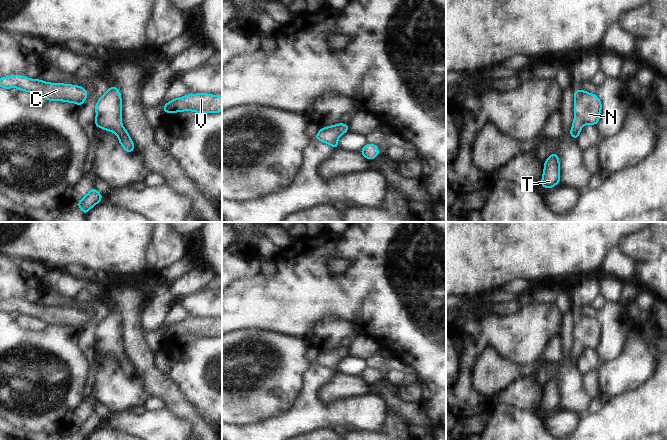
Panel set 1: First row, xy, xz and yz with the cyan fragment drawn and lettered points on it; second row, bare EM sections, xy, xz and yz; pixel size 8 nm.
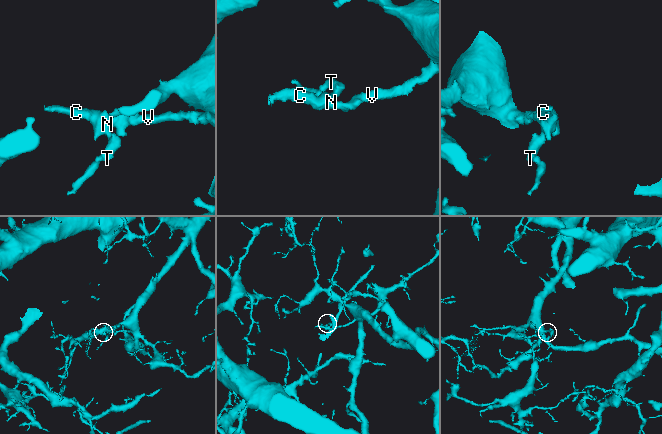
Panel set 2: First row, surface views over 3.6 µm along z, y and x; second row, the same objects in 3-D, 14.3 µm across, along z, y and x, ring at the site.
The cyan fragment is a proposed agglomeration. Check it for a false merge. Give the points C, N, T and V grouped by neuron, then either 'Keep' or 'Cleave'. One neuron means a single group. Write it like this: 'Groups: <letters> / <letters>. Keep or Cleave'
Groups: C N T V. Keep.

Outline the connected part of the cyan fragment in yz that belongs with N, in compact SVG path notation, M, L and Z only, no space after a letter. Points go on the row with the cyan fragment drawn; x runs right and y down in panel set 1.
M574 90L574 121L570 136L576 141L585 124L597 125L602 104L597 95L584 90Z

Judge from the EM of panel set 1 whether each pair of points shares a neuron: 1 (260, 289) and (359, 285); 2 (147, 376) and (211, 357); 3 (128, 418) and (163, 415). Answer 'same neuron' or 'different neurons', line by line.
1: same neuron
2: different neurons
3: same neuron

